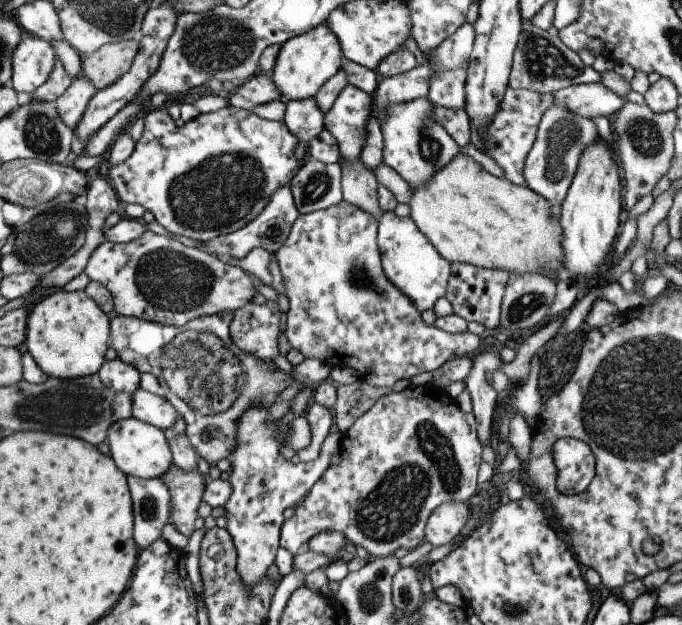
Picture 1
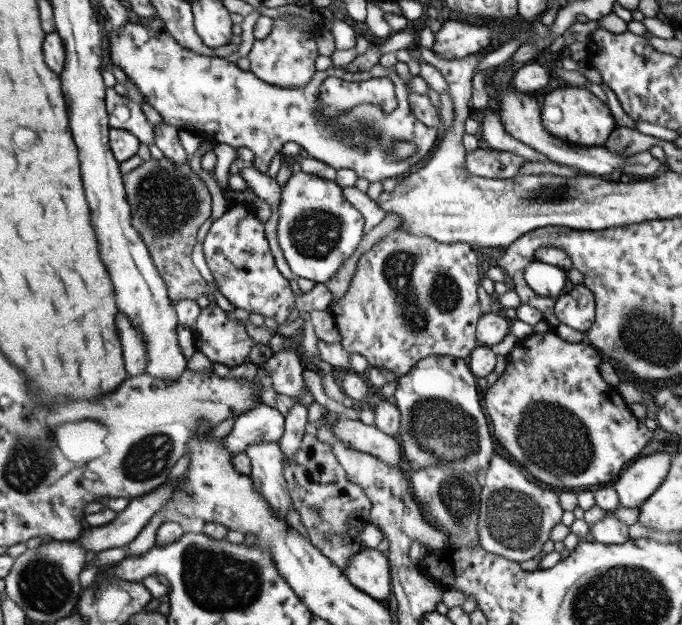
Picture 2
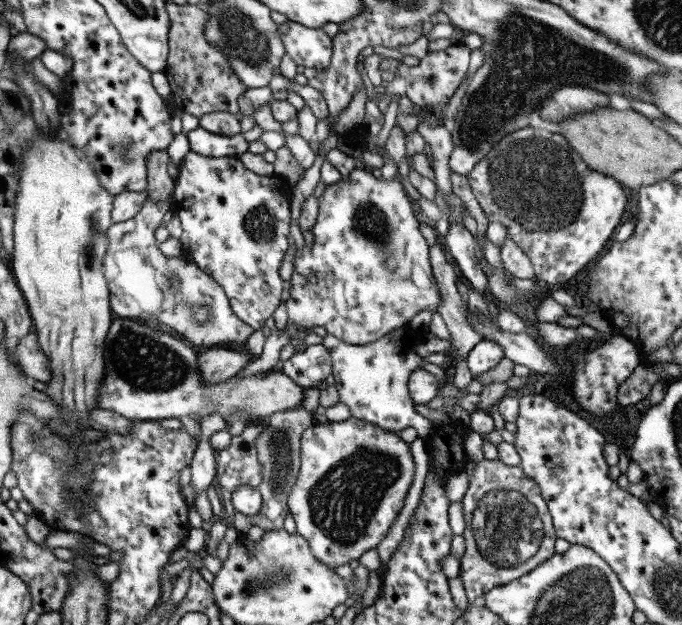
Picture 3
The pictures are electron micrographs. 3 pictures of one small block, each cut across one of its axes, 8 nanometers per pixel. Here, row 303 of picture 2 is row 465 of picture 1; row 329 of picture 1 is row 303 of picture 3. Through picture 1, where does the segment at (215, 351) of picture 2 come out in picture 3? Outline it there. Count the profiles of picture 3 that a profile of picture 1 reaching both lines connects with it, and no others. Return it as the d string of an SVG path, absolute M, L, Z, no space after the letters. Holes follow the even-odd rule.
M146 199L142 209L124 223L112 223L108 230L108 250L104 256L104 276L108 281L110 291L109 301L112 310L120 317L132 318L143 322L163 322L170 326L169 332L173 333L189 344L192 344L198 352L218 346L244 347L246 341L255 329L240 320L231 309L229 298L224 288L210 275L206 274L188 256L168 257L158 248L159 242L155 238L156 229L163 224L165 214L172 210L170 200L154 201ZM170 273L176 273L180 279L180 286L172 288Z

